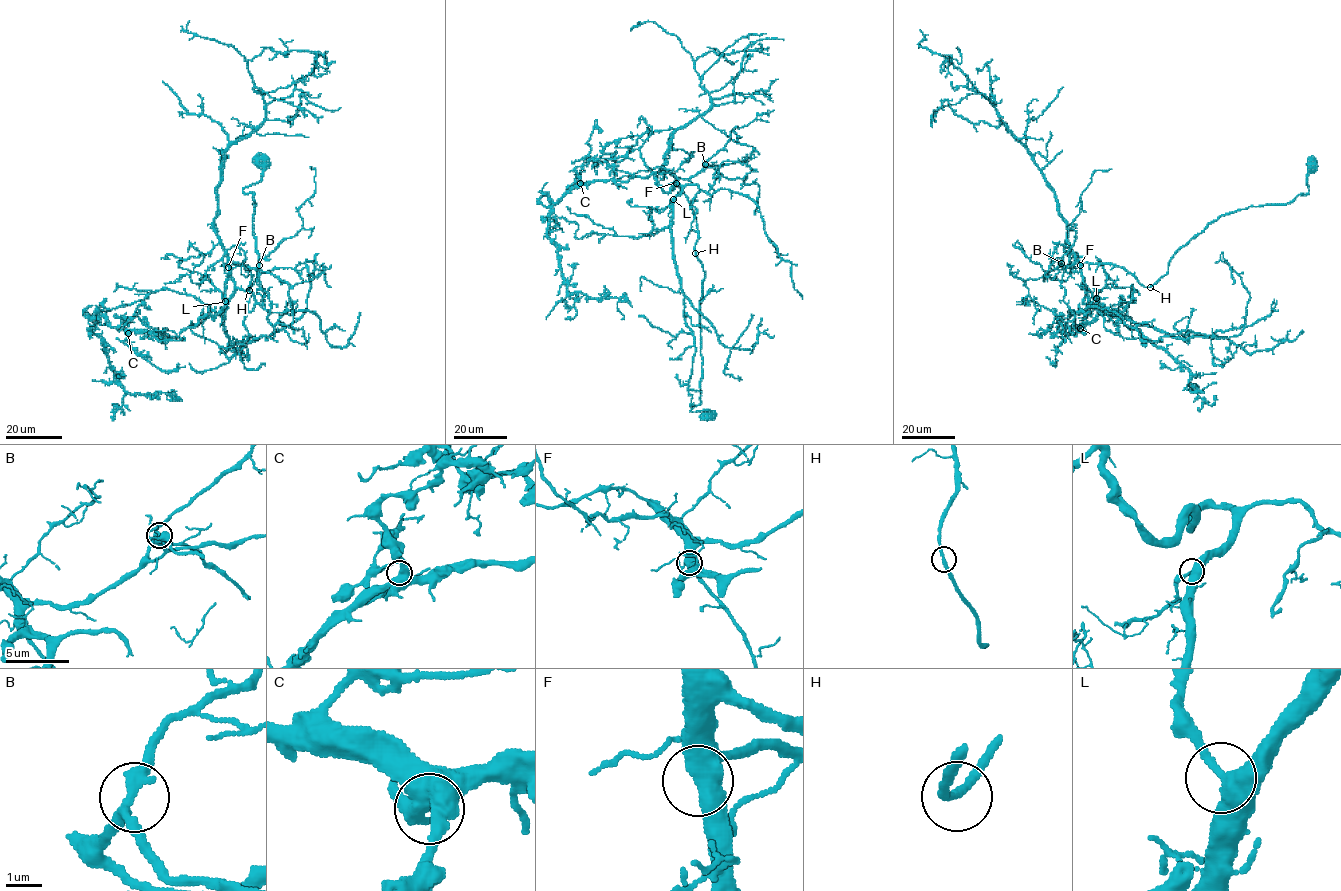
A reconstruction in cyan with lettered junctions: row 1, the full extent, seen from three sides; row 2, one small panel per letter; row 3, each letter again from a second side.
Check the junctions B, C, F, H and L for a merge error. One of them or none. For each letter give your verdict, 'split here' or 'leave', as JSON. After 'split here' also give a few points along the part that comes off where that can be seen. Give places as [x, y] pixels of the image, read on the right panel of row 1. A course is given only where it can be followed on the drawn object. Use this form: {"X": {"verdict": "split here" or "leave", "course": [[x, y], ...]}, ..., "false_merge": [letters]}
{"B": {"verdict": "leave"}, "C": {"verdict": "leave"}, "F": {"verdict": "leave"}, "H": {"verdict": "leave"}, "L": {"verdict": "leave"}, "false_merge": []}

